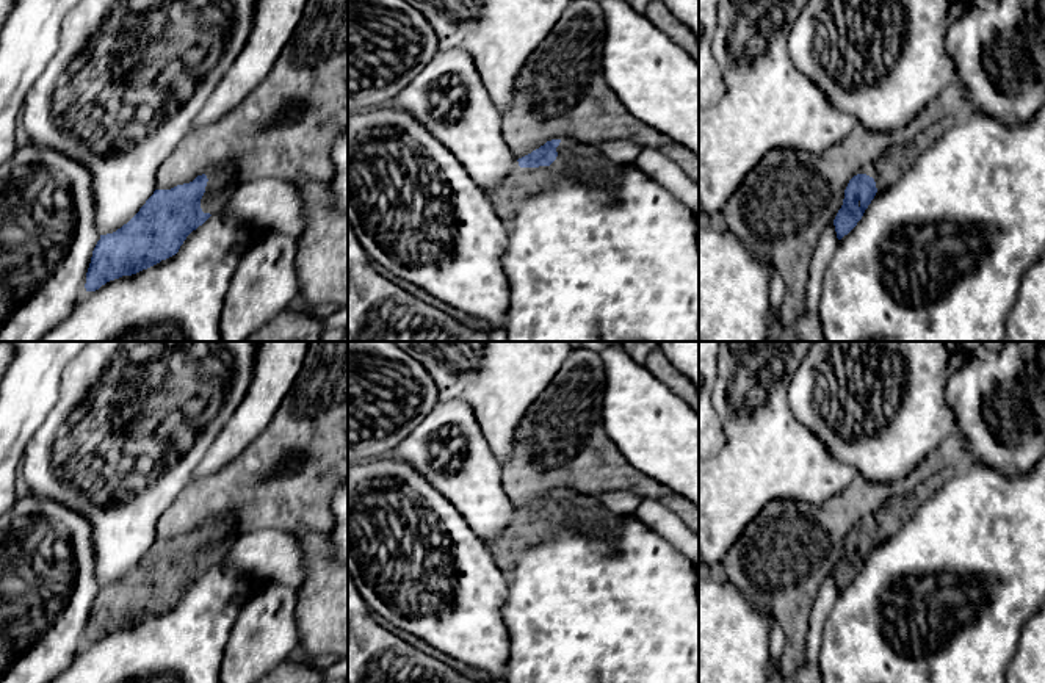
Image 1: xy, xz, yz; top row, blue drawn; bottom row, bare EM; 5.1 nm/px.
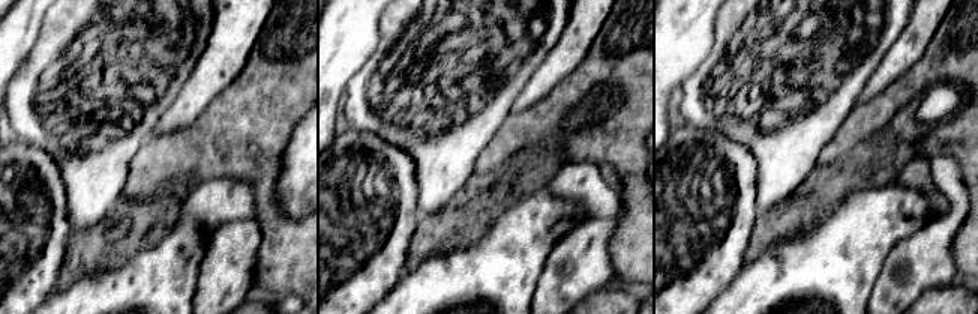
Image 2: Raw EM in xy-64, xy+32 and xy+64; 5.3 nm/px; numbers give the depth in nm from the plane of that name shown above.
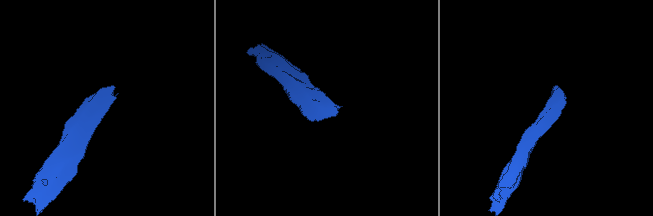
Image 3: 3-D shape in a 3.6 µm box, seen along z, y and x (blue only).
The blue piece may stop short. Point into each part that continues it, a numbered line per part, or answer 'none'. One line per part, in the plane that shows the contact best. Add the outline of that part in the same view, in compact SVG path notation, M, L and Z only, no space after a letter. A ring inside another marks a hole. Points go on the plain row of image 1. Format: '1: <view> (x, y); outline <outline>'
1: xy (223, 533); outline M215 517L212 522L207 522L205 526L208 533L201 550L201 559L204 564L212 566L226 556L226 553L240 537L240 533L235 522L229 517Z

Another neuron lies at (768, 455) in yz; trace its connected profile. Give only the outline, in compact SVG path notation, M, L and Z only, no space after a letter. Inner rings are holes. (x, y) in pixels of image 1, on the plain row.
M722 342L713 407L725 432L725 445L713 459L699 457L699 556L710 576L722 569L724 555L757 515L776 500L807 501L816 506L841 493L857 470L833 459L824 443L793 415L790 384L815 342Z

